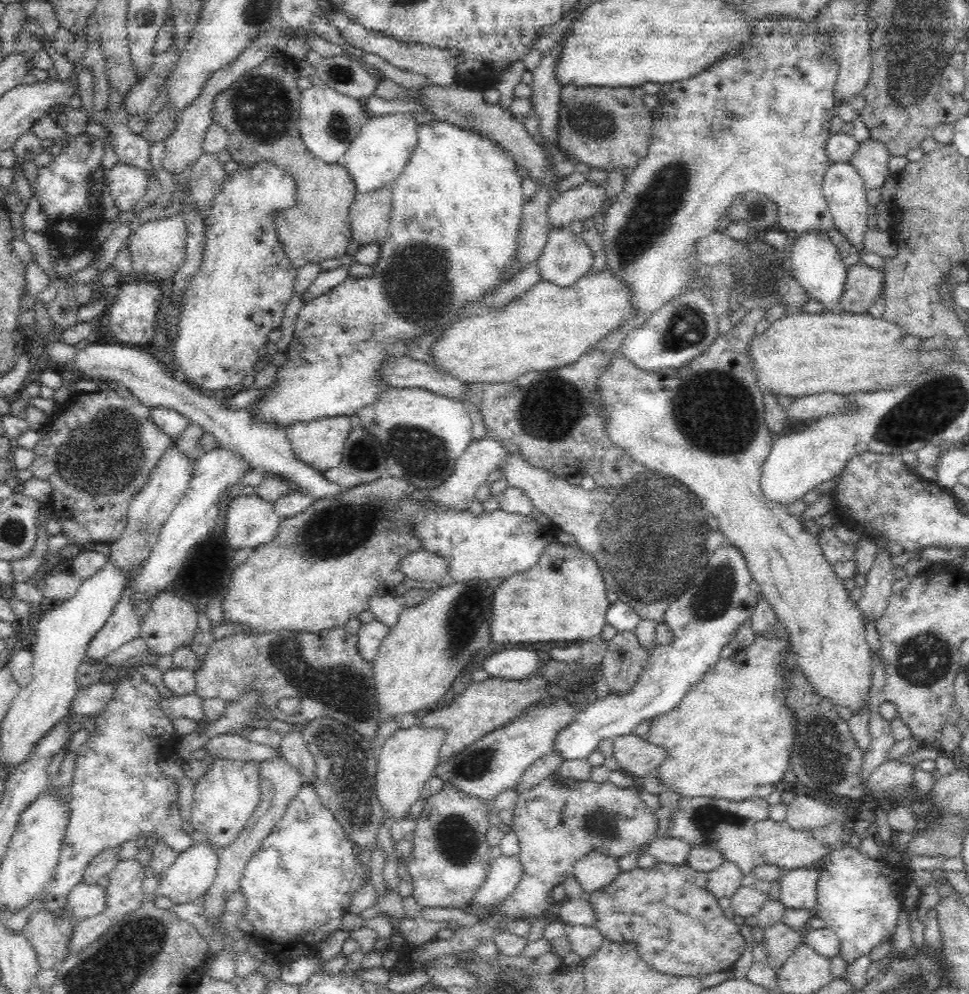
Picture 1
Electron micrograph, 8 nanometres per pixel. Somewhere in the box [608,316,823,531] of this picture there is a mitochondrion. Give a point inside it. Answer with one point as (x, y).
(715, 411)

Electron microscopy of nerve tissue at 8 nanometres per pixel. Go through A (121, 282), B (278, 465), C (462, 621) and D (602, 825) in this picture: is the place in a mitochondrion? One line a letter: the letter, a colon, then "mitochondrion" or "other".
A: other
B: other
C: mitochondrion
D: mitochondrion

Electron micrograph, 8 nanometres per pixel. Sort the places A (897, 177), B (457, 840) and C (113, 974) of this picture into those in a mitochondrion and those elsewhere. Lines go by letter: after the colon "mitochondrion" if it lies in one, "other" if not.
A: other
B: mitochondrion
C: mitochondrion

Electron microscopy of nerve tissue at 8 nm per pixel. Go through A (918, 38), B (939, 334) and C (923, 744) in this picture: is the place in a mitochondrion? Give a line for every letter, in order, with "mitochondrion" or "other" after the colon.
A: mitochondrion
B: other
C: other

